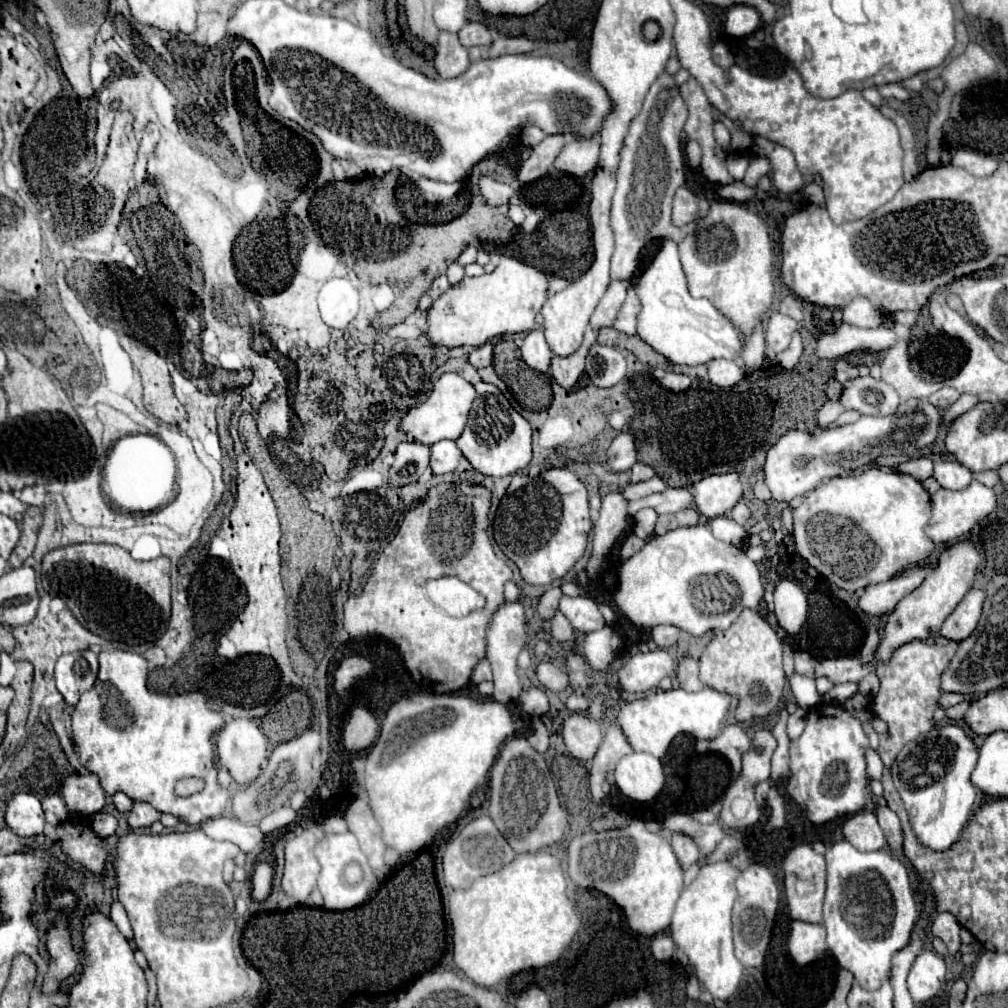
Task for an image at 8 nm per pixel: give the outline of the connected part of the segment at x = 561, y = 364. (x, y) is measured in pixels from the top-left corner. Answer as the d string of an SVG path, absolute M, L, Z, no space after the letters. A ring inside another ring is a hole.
M592 328L586 330L584 334L584 342L582 346L570 356L570 358L556 358L552 356L552 376L554 380L562 386L562 388L572 388L576 384L576 380L580 378L580 374L584 372L584 358L590 350L590 346L596 342L596 332L592 332Z

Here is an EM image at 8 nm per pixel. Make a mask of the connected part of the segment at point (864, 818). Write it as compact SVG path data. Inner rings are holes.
M862 810L848 818L842 826L844 840L848 840L852 846L856 846L862 852L868 850L880 850L886 846L886 838L882 828L876 822L876 814Z

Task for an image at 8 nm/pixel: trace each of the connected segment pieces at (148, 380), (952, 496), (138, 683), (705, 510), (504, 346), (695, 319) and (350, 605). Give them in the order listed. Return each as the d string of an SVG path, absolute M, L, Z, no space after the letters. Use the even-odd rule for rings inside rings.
M122 336L120 342L142 376L146 410L166 424L178 424L180 420L184 420L186 410L172 392L166 360L134 338Z
M972 480L968 488L952 492L952 490L944 490L940 488L934 496L932 496L932 522L928 522L928 536L938 542L938 544L946 544L952 540L958 540L962 536L968 536L970 530L982 522L990 512L996 510L996 492L992 488L986 488L984 484L980 484L978 480Z
M116 650L116 652L100 652L100 672L98 672L98 678L94 682L94 686L84 692L80 696L80 702L76 704L76 710L72 714L72 740L74 744L78 746L78 754L80 754L80 762L82 766L86 766L94 776L98 776L100 780L100 786L106 794L114 796L116 792L124 792L130 800L134 802L148 802L152 804L158 812L166 812L166 814L172 814L174 818L178 818L182 824L186 826L200 826L204 824L206 820L212 820L212 818L218 818L224 814L226 806L228 806L228 800L230 800L230 792L226 788L222 788L218 784L218 778L216 778L216 766L214 766L214 734L216 730L220 730L224 726L224 718L220 712L212 710L206 702L206 696L202 692L188 692L188 694L182 694L182 696L168 696L168 694L156 694L156 692L148 692L146 688L146 676L148 676L148 662L136 654L136 652L124 652L124 650ZM190 776L198 776L198 778L204 778L206 780L206 788L198 794L192 794L188 798L178 798L174 794L174 786L180 778L190 778Z
M720 474L704 478L694 486L696 508L708 520L730 512L740 498L742 498L742 484L738 474Z
M500 340L494 348L494 370L524 410L546 410L552 402L552 388L546 374L526 366L512 340Z
M664 240L660 252L642 274L636 286L640 298L638 336L650 344L658 354L666 356L672 364L698 366L714 358L736 360L744 348L742 332L730 318L720 314L706 298L692 298L688 292L686 274L682 270L676 242Z
M460 482L460 484L438 484L430 488L424 500L420 500L420 504L404 516L398 534L380 554L374 572L370 574L364 586L362 596L350 596L344 604L344 628L350 634L350 638L366 640L366 638L382 636L390 640L400 650L408 672L422 690L436 694L460 690L462 686L468 684L474 666L486 654L486 640L484 640L486 626L492 614L498 610L500 602L504 602L504 584L512 580L512 568L494 554L494 548L488 540L490 504L492 504L492 494L480 484ZM442 576L456 576L462 582L470 584L474 590L480 592L482 598L486 598L486 606L462 618L450 616L446 610L436 606L426 594L426 582Z

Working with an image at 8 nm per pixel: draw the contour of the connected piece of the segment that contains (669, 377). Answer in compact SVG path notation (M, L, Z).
M666 372L666 376L662 378L662 386L672 390L672 392L684 392L690 388L690 378L684 374L676 374L676 372Z

